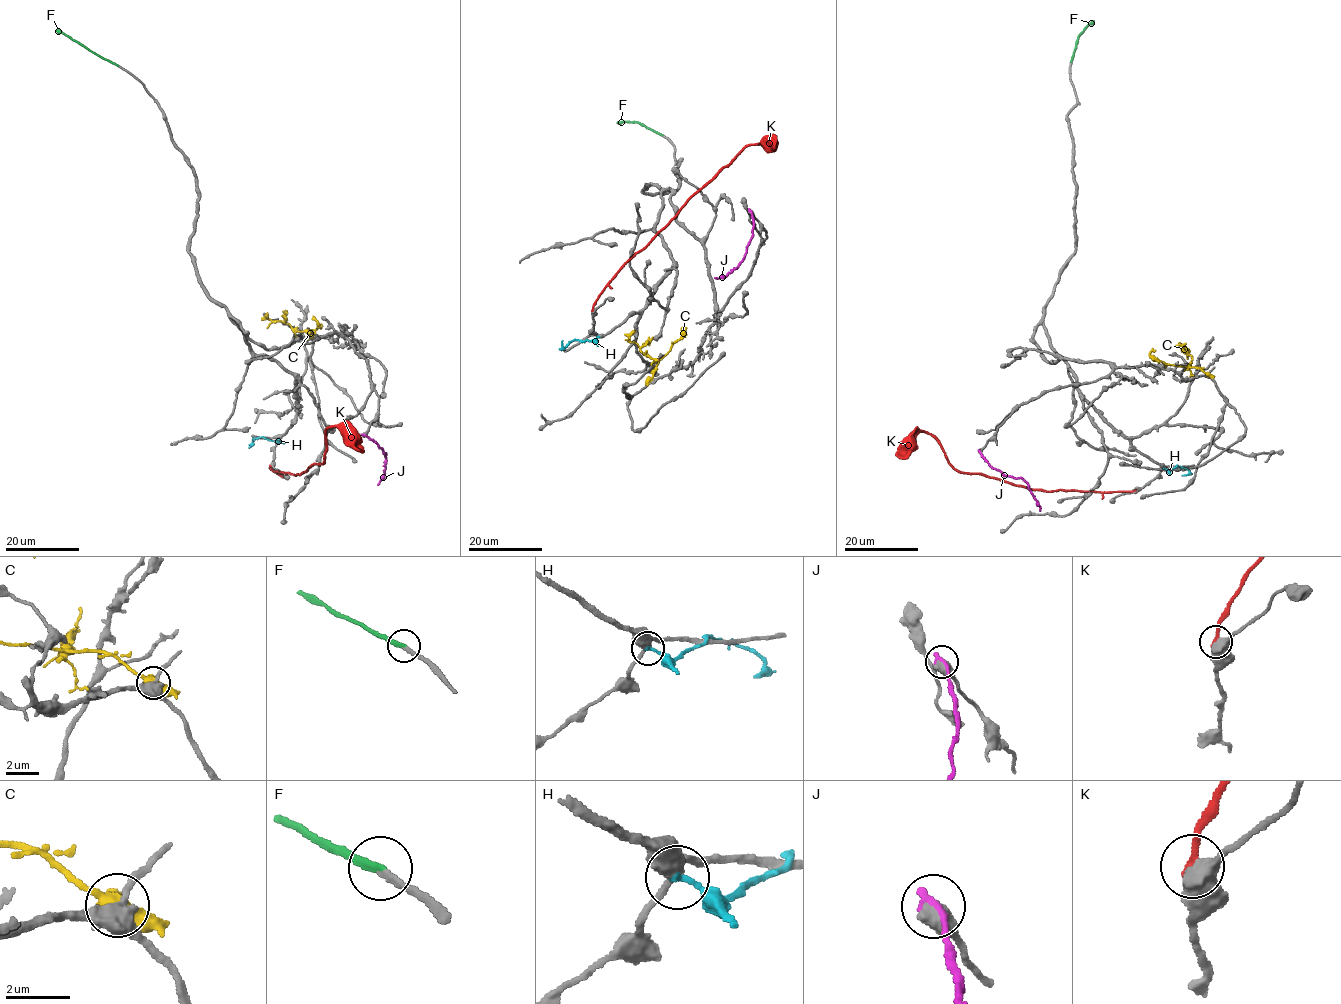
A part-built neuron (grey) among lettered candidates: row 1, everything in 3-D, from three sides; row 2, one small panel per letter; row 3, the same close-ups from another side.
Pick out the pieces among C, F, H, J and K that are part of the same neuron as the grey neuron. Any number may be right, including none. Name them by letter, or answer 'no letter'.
F

